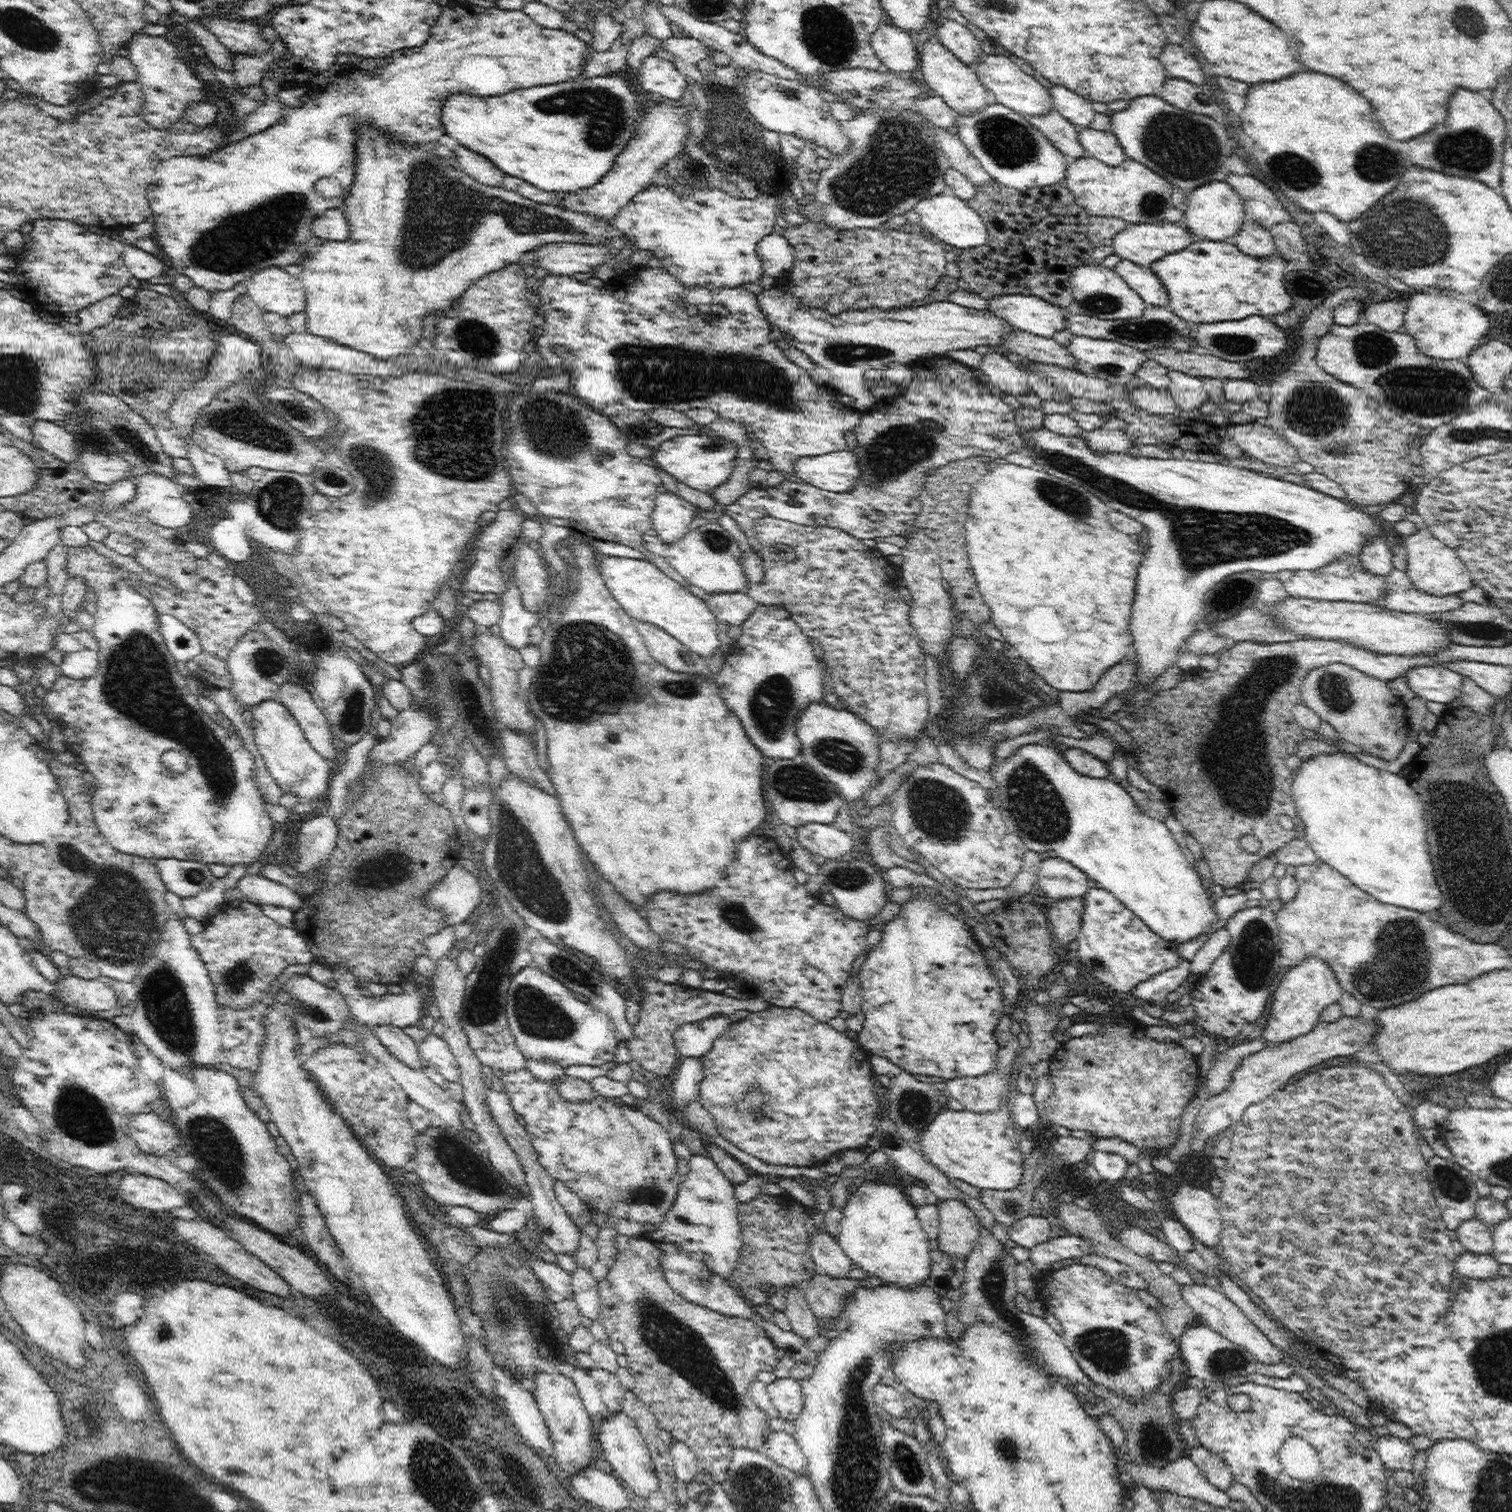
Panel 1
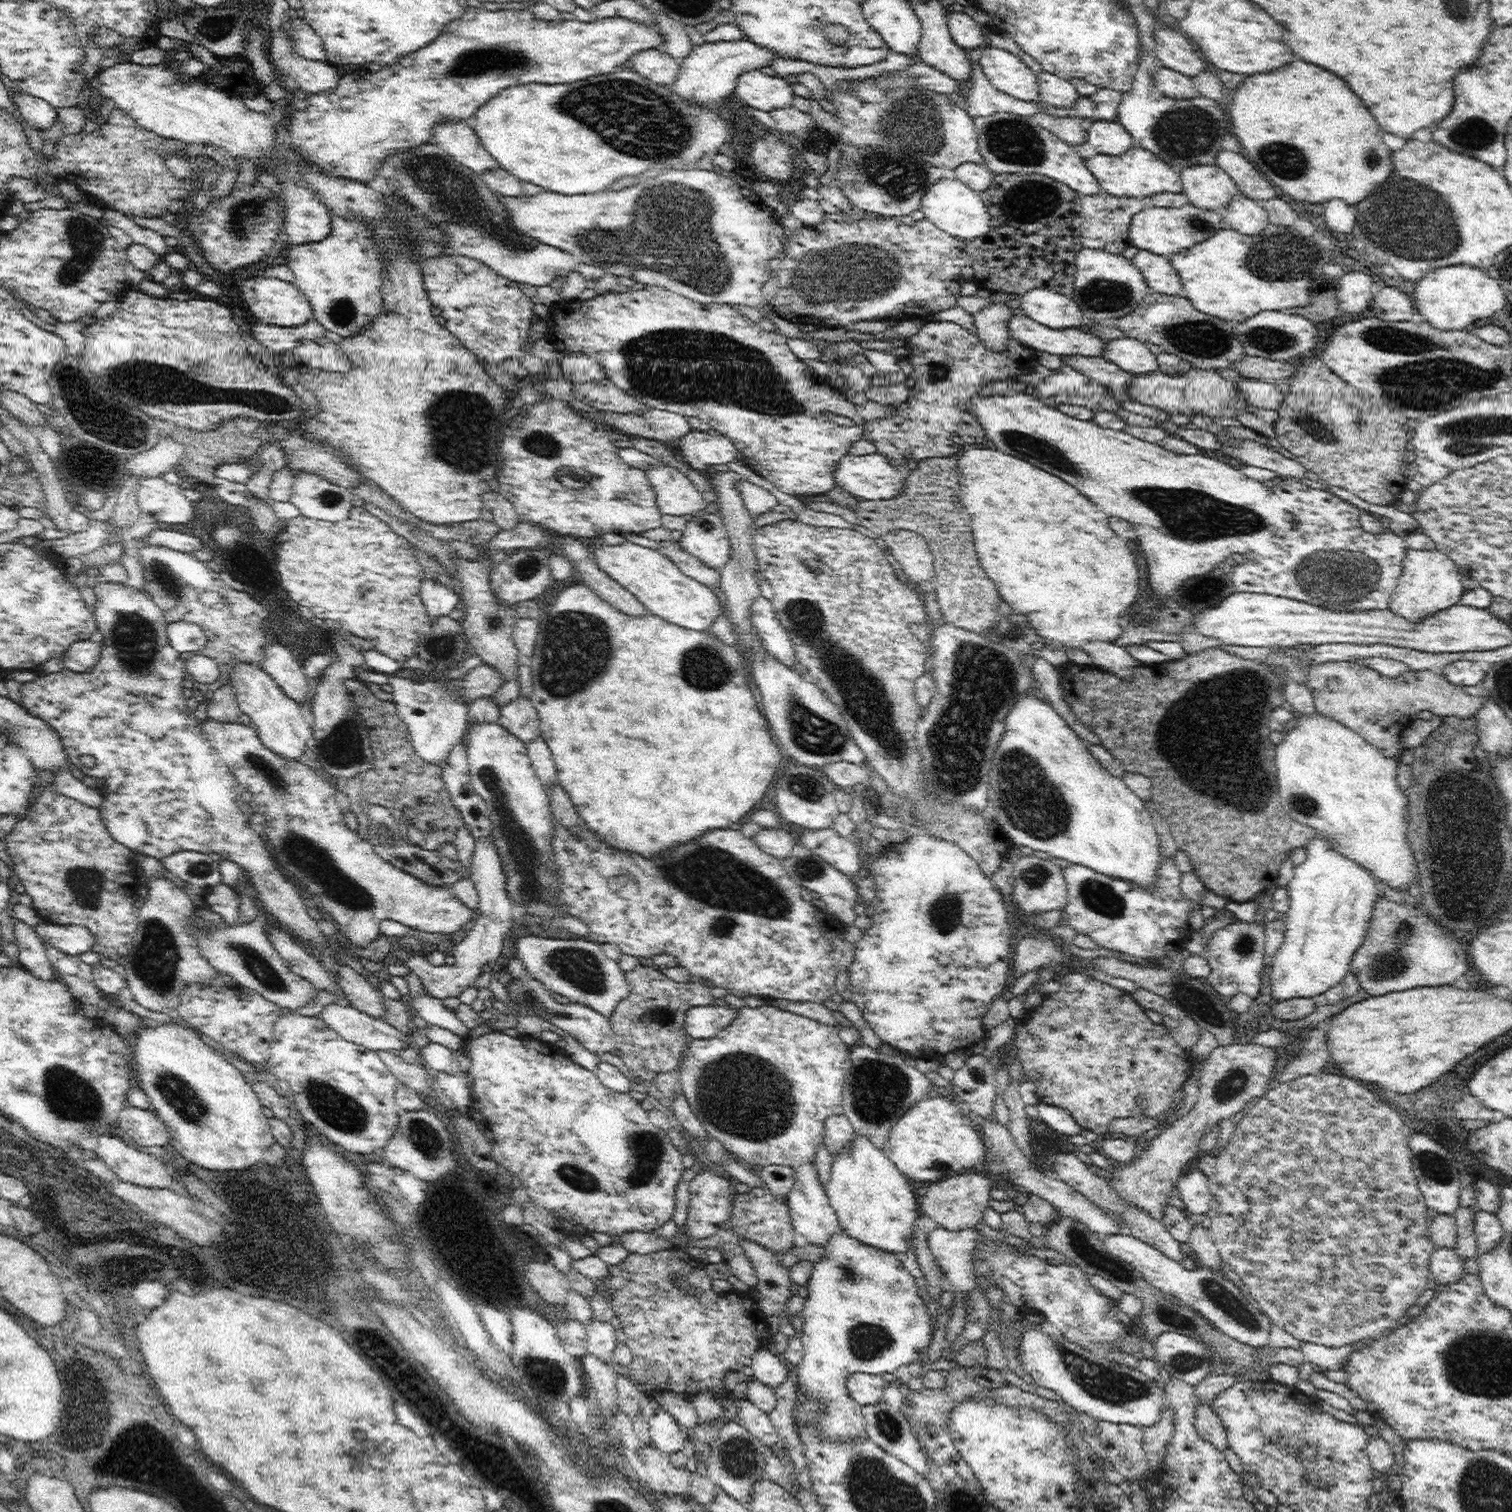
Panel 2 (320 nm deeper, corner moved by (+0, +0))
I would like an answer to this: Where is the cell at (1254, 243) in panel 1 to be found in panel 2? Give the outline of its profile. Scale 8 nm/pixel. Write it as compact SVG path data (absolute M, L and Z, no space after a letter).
M1241 193L1233 198L1221 215L1221 220L1227 224L1228 229L1246 236L1256 236L1270 225L1263 203L1246 198Z

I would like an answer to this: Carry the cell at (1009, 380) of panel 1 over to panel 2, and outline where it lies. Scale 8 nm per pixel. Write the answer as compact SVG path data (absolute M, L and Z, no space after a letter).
M993 302L982 312L973 316L978 341L982 347L992 351L992 353L1003 353L1011 341L1006 324L1011 316L1012 306L1013 304Z

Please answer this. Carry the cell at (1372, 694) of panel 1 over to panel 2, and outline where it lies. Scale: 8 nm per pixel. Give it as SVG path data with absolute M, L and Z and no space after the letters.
M1328 660L1328 662L1313 662L1307 679L1306 685L1312 694L1314 708L1318 716L1332 719L1348 727L1376 746L1388 758L1399 759L1405 749L1415 749L1416 746L1406 746L1402 742L1402 730L1406 730L1410 724L1414 724L1414 721L1419 719L1420 711L1429 710L1437 718L1457 716L1467 719L1476 717L1479 710L1490 700L1489 694L1482 684L1471 687L1452 686L1446 681L1446 677L1436 670L1420 670L1420 672L1412 672L1391 679L1369 666L1358 665L1355 661Z

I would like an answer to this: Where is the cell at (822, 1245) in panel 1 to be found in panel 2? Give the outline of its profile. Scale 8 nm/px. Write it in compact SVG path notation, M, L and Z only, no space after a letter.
M808 1163L803 1167L797 1168L797 1183L789 1192L786 1201L795 1232L802 1234L808 1244L826 1248L833 1236L842 1234L843 1231L841 1230L838 1217L827 1199L826 1191L816 1181L816 1172L815 1163Z

